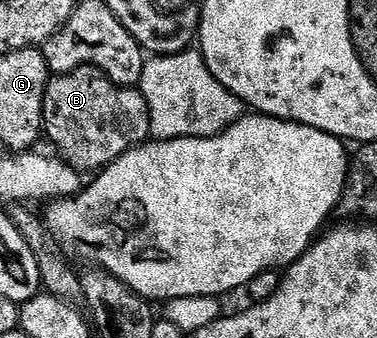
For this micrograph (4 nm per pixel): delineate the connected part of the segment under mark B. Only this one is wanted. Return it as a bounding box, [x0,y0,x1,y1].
[44,67,151,173]

